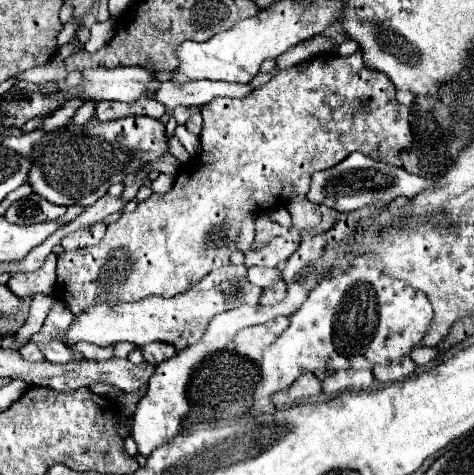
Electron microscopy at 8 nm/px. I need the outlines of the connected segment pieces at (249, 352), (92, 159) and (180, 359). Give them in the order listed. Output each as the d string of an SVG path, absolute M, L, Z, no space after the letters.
M279 316L275 320L269 320L265 324L259 326L251 326L251 328L243 328L241 332L235 334L235 350L255 362L261 360L263 350L289 326L289 318Z
M131 116L113 122L91 118L85 126L69 122L65 128L45 134L33 152L29 184L53 204L91 206L107 194L111 184L137 174L147 164L169 154L169 136L161 120L149 116Z
M197 342L195 346L189 346L189 348L181 350L177 356L157 364L153 376L149 378L147 394L139 400L135 416L133 416L131 436L135 438L137 448L143 456L149 456L155 448L163 446L165 442L169 442L179 432L179 424L181 424L183 416L189 412L189 402L187 402L187 396L185 396L187 382L191 378L193 368L199 362L203 362L205 358L209 358L209 344Z

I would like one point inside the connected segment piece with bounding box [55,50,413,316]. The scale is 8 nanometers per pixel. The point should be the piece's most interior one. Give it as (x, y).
(259, 151)

